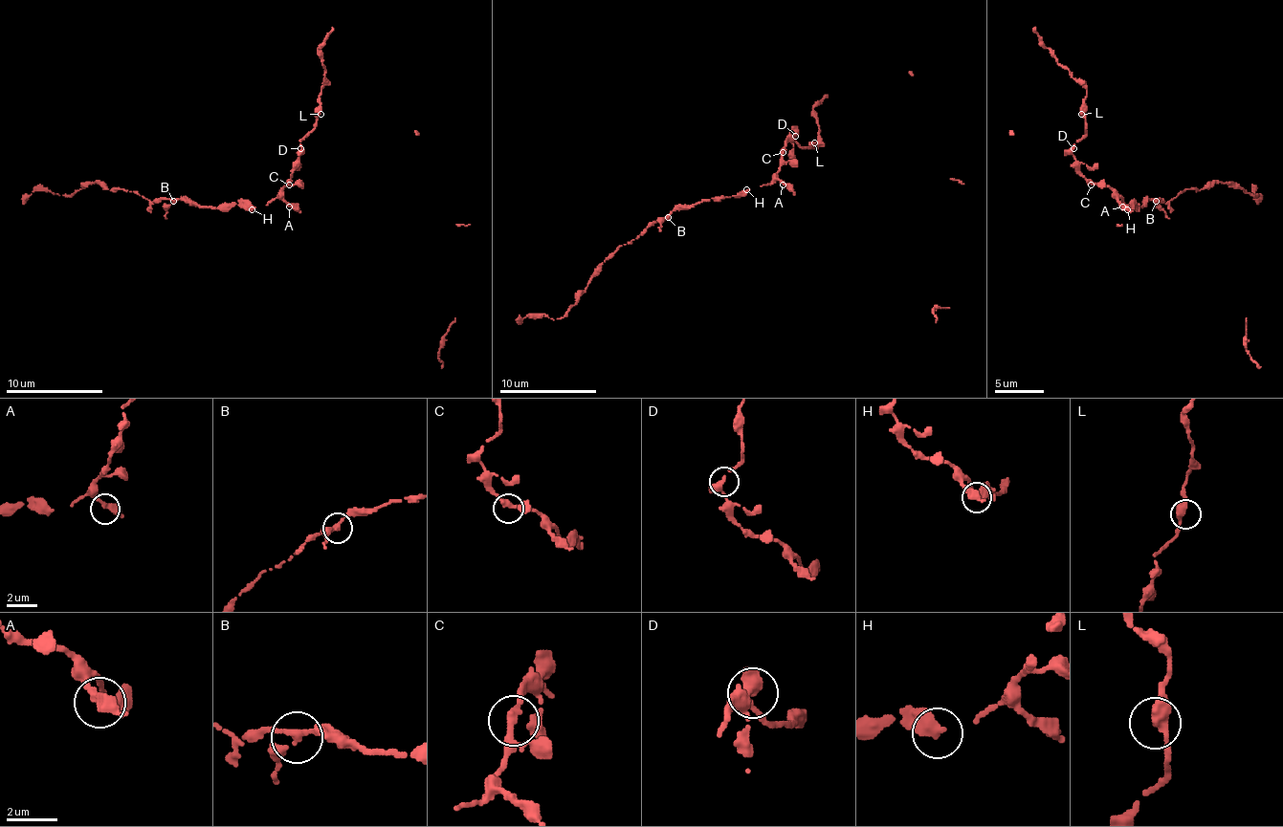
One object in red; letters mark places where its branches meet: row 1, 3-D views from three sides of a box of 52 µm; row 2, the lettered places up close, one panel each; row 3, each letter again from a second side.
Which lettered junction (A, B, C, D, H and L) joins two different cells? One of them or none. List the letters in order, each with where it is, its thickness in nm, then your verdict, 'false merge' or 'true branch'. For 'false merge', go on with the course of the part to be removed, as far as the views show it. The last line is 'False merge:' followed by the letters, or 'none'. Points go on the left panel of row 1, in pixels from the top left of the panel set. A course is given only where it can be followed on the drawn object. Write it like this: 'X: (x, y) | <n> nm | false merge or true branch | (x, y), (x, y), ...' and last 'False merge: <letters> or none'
A: (289, 206) | 360 nm | true branch
B: (173, 201) | 240 nm | true branch
C: (289, 184) | 240 nm | true branch
D: (300, 148) | 340 nm | true branch
H: (252, 209) | 340 nm | true branch
L: (320, 114) | 420 nm | true branch
False merge: none

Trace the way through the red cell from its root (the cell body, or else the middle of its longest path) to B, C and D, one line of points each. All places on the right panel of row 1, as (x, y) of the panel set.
B: (1130, 211), (1117, 199), (1119, 197), (1127, 206), (1135, 204), (1141, 206), (1149, 199), (1157, 202)
C: (1130, 211), (1108, 187), (1091, 184)
D: (1130, 211), (1108, 187), (1093, 184), (1078, 170), (1078, 163), (1072, 153), (1073, 148)

